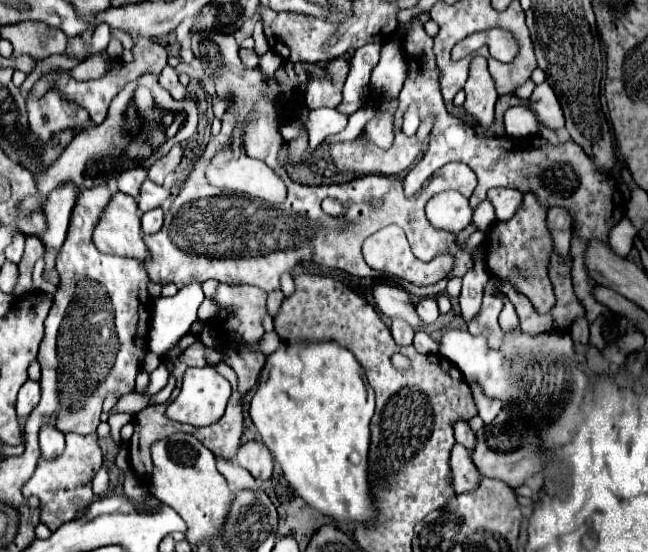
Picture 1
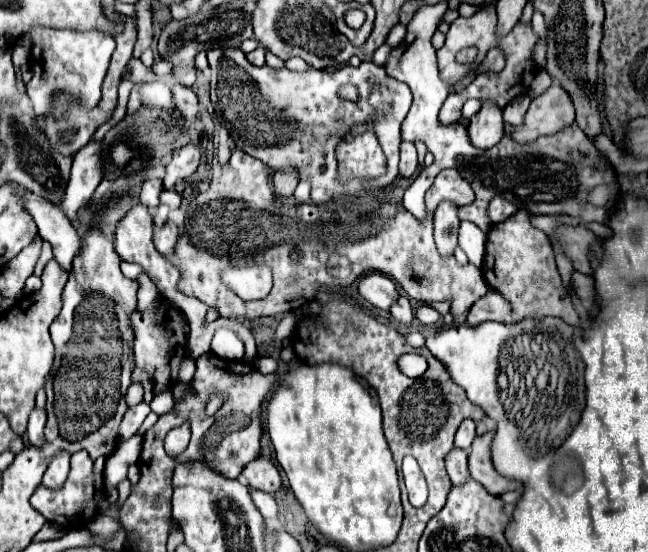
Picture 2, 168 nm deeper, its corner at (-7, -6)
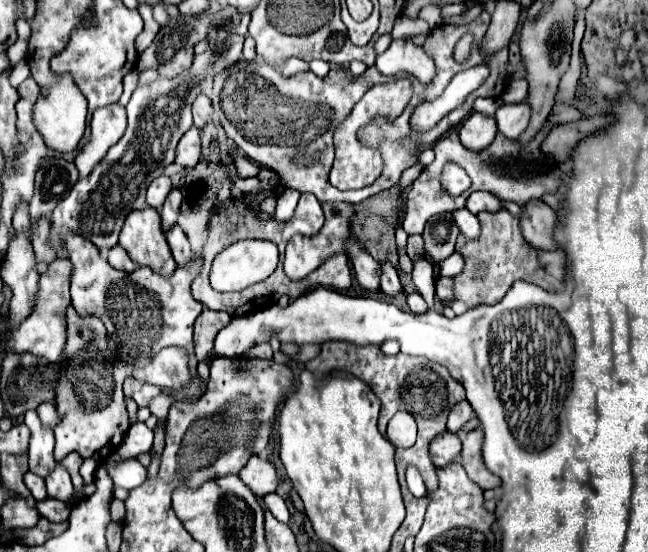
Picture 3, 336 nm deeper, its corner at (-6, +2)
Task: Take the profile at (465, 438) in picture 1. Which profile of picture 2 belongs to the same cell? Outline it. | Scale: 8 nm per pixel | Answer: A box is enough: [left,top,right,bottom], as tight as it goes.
[454,420,476,450]

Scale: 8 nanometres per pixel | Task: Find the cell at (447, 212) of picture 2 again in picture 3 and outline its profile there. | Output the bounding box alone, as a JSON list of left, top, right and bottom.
[423,212,459,264]

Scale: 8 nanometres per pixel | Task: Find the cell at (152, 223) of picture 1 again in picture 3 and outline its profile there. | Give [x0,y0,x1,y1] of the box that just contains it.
[165,226,193,268]

